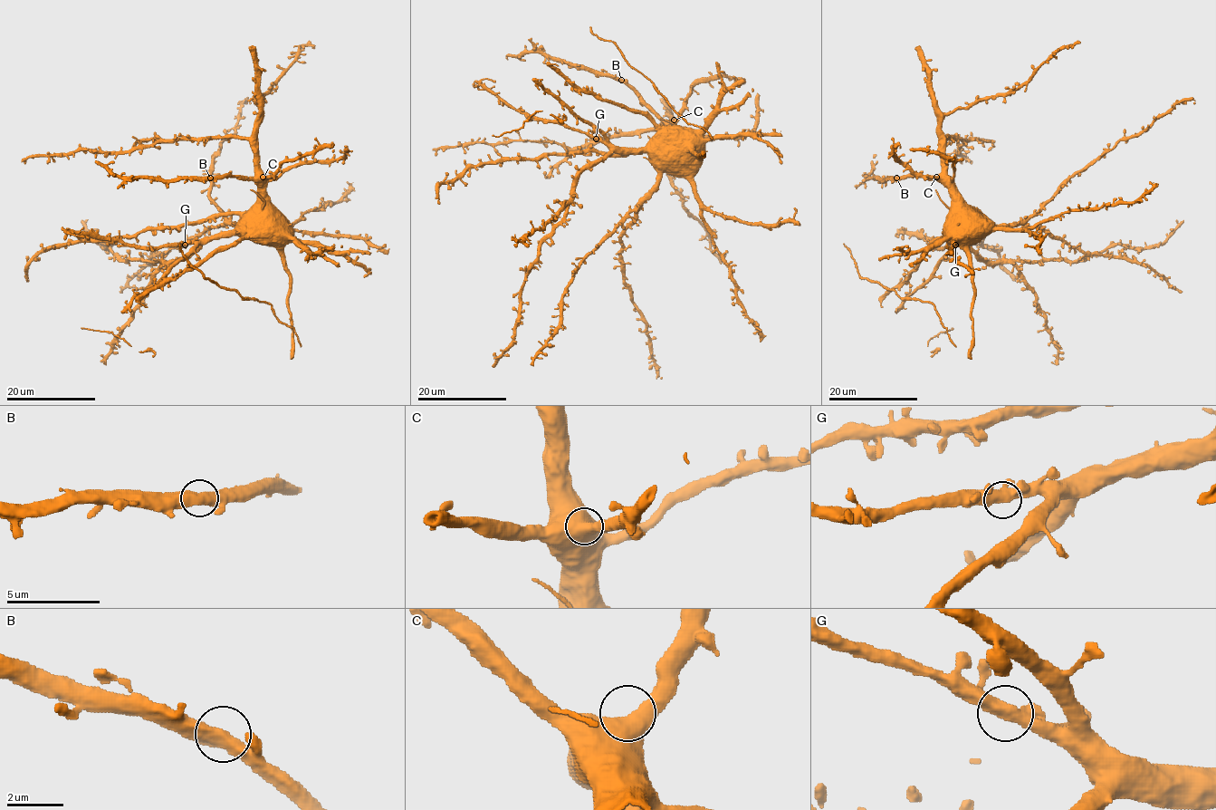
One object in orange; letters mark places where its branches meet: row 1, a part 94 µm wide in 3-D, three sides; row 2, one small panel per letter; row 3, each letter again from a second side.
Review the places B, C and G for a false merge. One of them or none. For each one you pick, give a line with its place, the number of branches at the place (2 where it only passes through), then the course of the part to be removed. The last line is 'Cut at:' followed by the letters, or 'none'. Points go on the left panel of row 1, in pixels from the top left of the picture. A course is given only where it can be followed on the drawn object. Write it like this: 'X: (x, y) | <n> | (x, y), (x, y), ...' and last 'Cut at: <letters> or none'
Cut at: none

